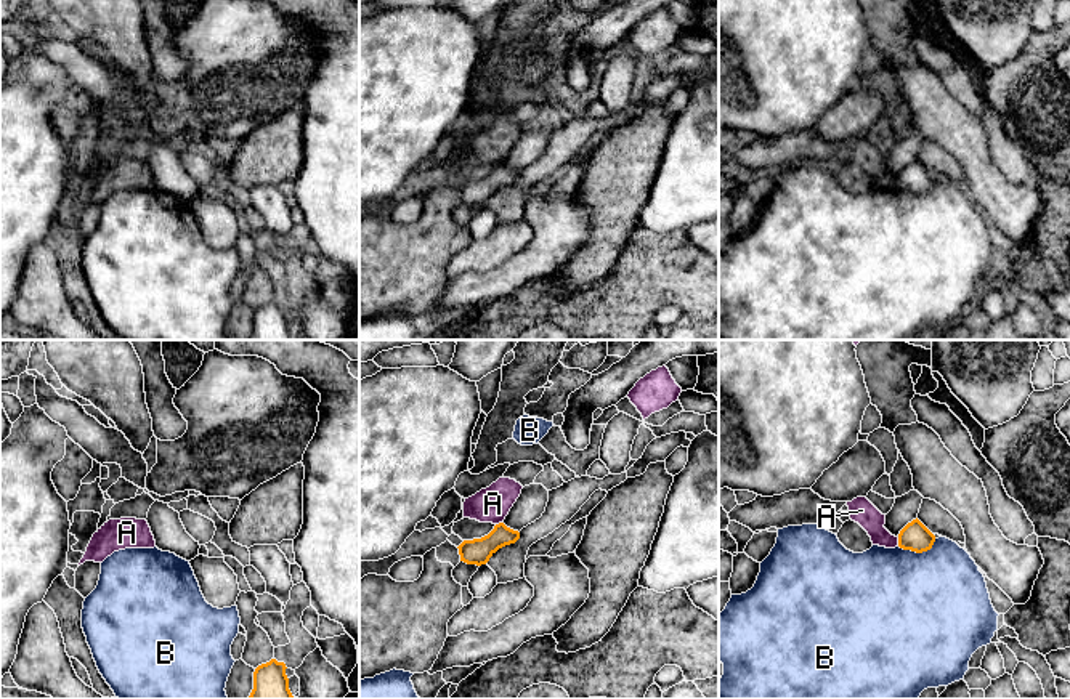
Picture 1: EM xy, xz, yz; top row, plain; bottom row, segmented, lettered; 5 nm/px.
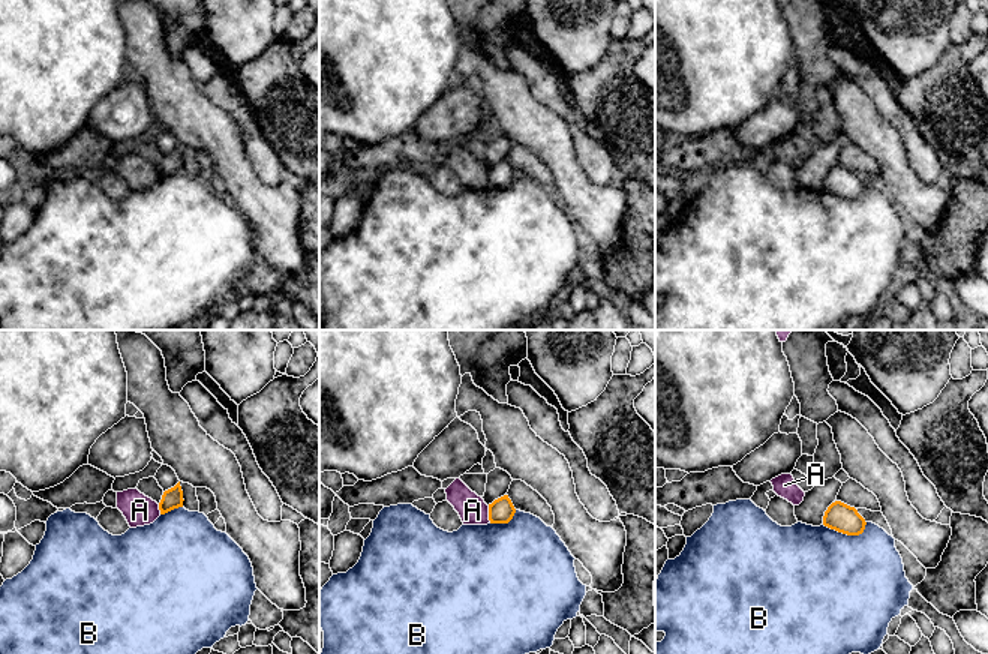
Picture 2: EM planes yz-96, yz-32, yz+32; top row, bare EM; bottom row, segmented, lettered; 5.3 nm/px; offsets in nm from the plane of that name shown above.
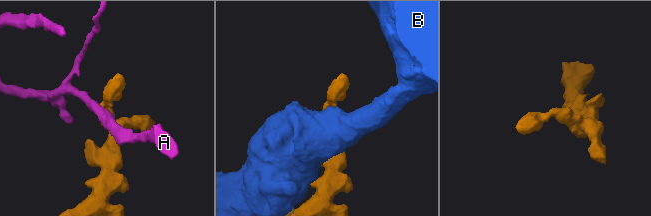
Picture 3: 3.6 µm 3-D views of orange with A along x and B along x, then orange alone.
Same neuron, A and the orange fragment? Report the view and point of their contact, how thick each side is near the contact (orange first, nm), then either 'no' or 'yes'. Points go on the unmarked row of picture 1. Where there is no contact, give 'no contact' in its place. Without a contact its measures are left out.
meets orange in yz at (899, 183); 150 nm thick on the orange side, 120 nm on the other; no

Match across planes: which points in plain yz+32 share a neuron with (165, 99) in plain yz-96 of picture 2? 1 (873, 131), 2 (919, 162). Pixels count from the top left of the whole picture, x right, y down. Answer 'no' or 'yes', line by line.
1: yes
2: no

